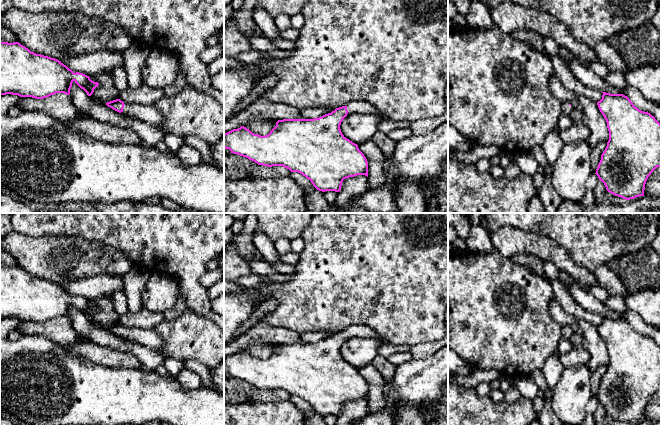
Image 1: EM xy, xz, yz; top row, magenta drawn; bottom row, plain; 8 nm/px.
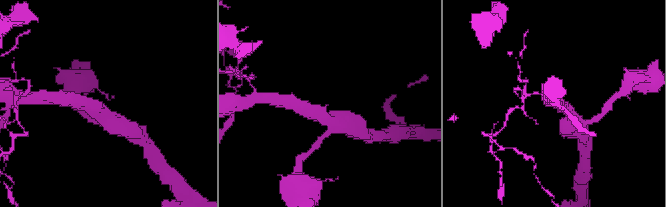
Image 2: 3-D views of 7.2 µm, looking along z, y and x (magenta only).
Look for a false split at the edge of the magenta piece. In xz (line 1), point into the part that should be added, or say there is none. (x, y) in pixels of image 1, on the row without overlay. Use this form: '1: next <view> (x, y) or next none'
1: next xz (354, 330)

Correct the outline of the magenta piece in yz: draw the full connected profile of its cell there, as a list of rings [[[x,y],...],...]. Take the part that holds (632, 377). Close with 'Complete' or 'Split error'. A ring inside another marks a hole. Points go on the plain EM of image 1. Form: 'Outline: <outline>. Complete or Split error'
Outline: [[[602,317],[597,329],[607,346],[609,364],[595,398],[615,420],[625,424],[644,420],[648,401],[660,391],[660,347],[650,337],[635,331],[627,320]]]. Complete

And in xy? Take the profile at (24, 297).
Outline: [[[0,266],[0,319],[36,323],[56,317],[69,319],[73,306],[88,320],[99,309],[89,300],[74,297],[61,285],[31,276],[19,266]]]. Complete

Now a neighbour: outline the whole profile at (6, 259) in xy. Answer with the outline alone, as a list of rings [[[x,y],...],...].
[[[0,247],[0,266],[8,267],[17,266],[16,259],[8,252],[5,252],[1,247]]]

